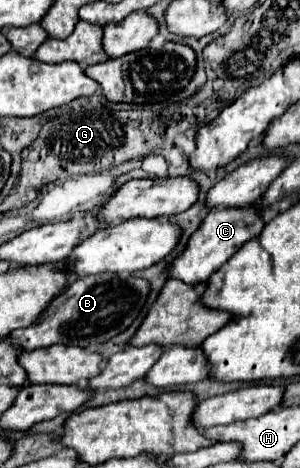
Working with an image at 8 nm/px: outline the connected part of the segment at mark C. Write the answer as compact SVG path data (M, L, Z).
M249 206L249 210L223 210L223 208L211 210L203 220L203 224L199 226L199 230L191 236L185 252L173 262L171 276L187 284L207 282L209 276L215 270L219 270L247 240L257 238L263 226L265 226L263 216L257 212L255 206Z

